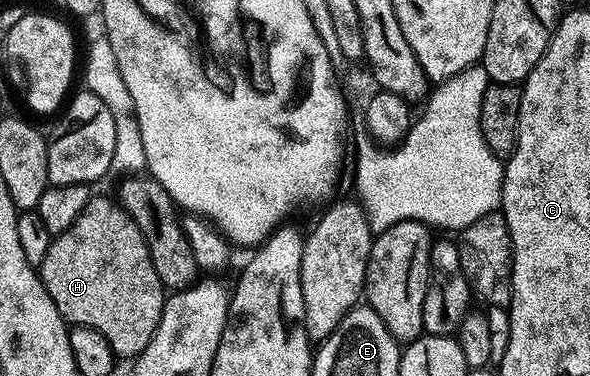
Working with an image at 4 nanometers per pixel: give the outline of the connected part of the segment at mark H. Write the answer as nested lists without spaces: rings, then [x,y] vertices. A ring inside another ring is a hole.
[[[91,196],[84,211],[80,211],[80,219],[76,219],[68,231],[57,234],[51,240],[40,266],[40,276],[48,295],[52,295],[52,303],[56,303],[56,311],[60,311],[67,323],[100,331],[100,335],[108,339],[115,358],[135,358],[144,351],[144,347],[148,347],[160,323],[168,293],[160,275],[156,275],[156,267],[152,267],[146,234],[140,231],[125,207],[113,196],[110,197]]]

